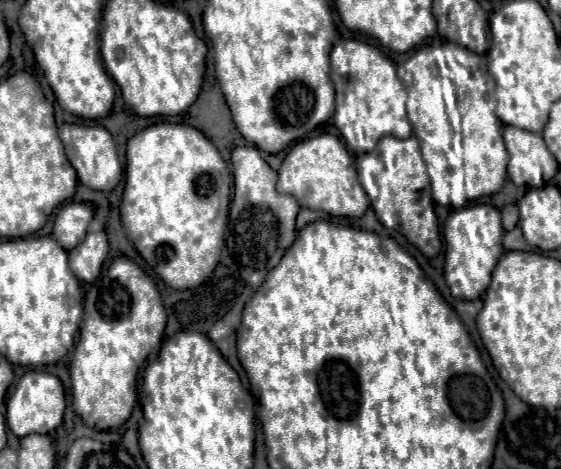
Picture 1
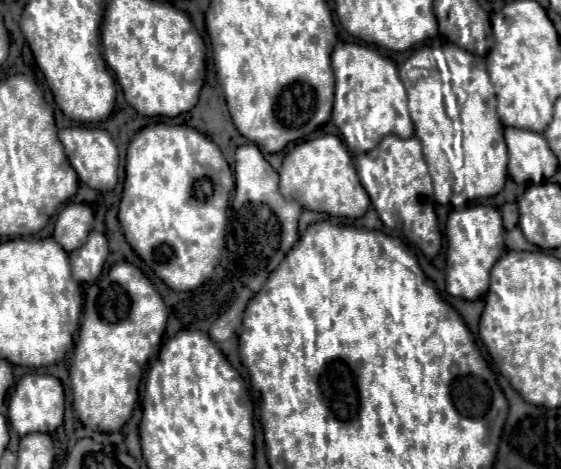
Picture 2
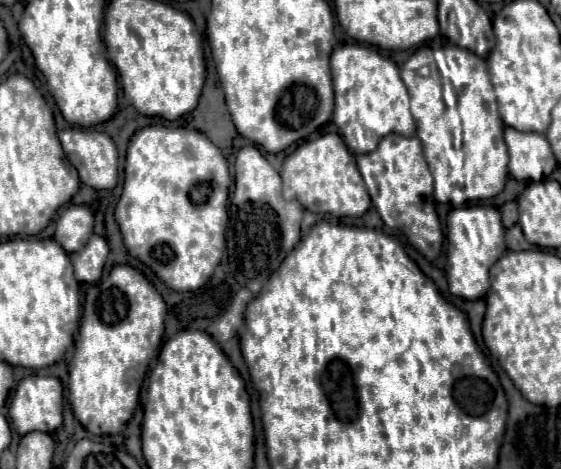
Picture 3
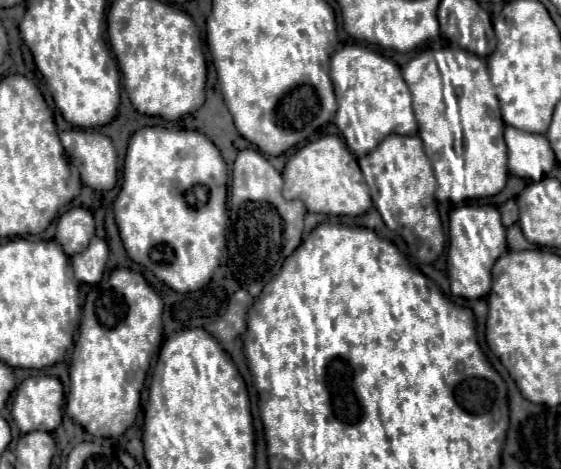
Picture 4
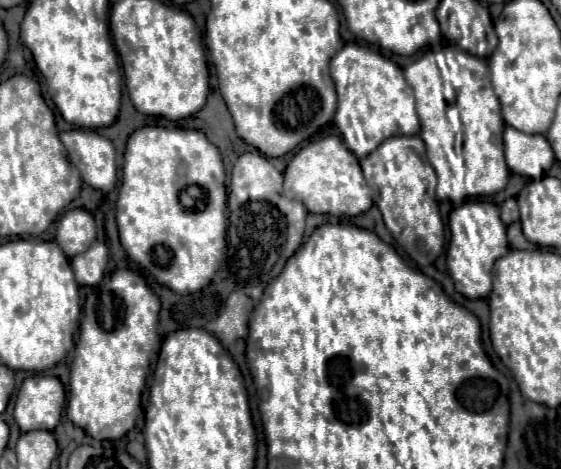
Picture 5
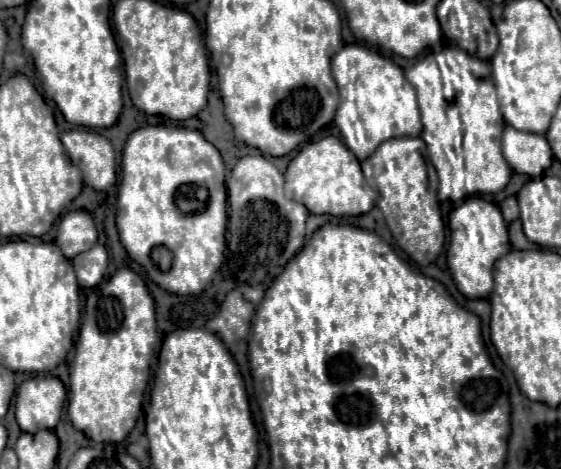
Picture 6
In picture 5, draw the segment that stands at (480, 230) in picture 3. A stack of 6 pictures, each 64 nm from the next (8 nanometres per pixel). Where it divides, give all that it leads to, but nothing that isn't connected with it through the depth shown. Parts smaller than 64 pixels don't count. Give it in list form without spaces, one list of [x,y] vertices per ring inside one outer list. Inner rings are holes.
[[[466,202],[460,208],[450,212],[450,246],[448,246],[448,272],[454,280],[456,292],[466,298],[488,298],[492,290],[492,266],[494,262],[508,254],[508,240],[506,240],[506,226],[500,220],[500,210],[492,202]]]

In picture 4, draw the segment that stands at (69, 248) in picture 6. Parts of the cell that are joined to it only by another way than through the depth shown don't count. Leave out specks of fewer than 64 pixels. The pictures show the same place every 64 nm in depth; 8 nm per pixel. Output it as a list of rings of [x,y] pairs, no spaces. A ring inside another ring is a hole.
[[[84,206],[66,210],[56,224],[56,242],[64,248],[68,256],[82,252],[90,238],[94,236],[94,216]]]

